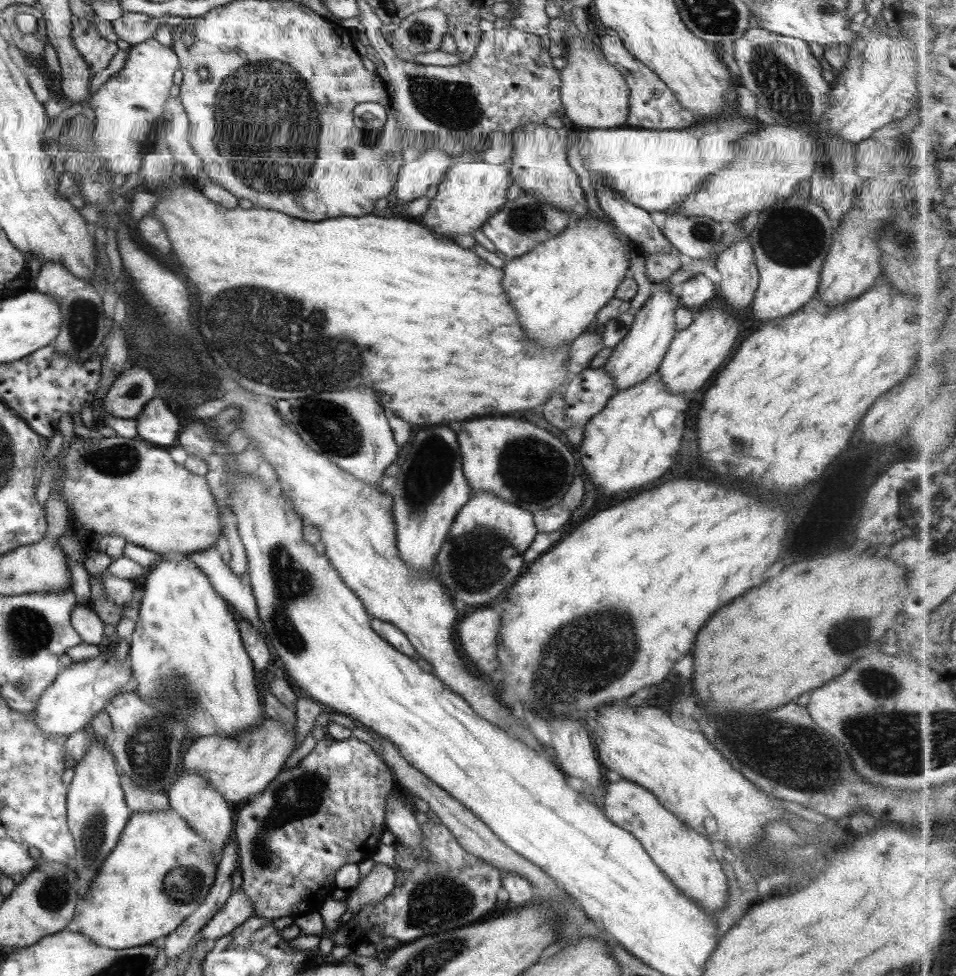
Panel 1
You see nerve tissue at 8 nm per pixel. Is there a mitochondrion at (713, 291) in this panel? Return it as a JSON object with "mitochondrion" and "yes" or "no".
{"mitochondrion":"no"}

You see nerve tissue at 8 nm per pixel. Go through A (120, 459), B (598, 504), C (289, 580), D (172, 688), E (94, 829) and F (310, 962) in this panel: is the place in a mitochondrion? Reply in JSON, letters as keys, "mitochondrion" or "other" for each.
{"A":"mitochondrion","B":"other","C":"mitochondrion","D":"mitochondrion","E":"mitochondrion","F":"other"}

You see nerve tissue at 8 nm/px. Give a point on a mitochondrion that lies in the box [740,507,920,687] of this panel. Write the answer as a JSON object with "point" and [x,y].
{"point":[843,637]}

